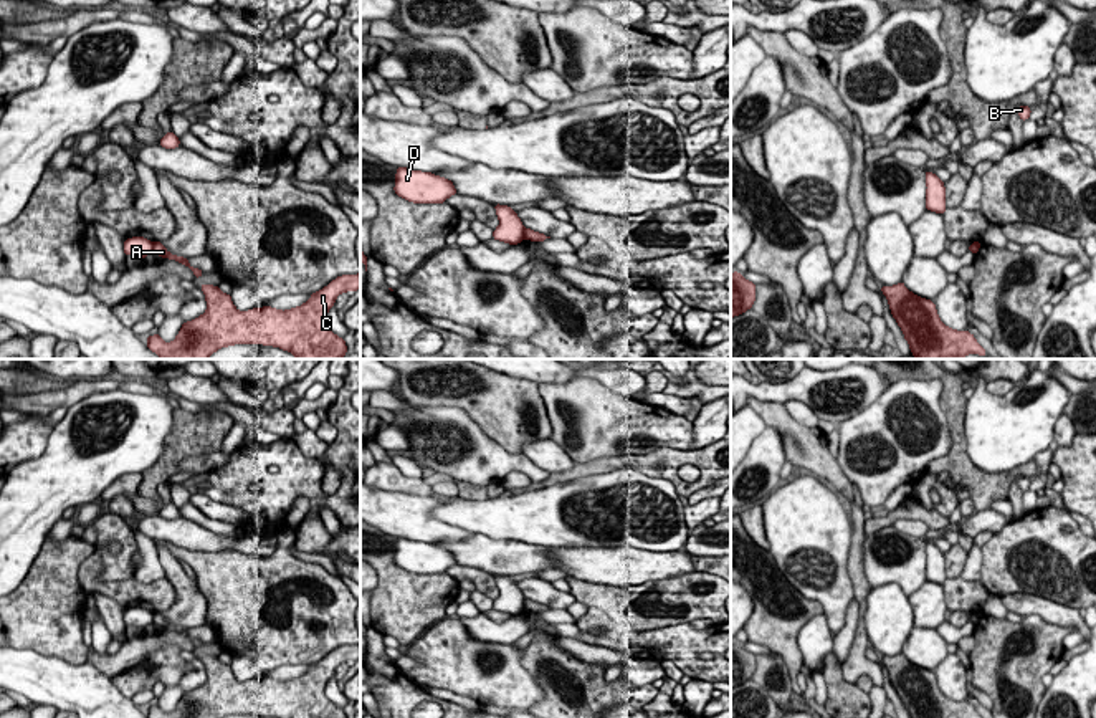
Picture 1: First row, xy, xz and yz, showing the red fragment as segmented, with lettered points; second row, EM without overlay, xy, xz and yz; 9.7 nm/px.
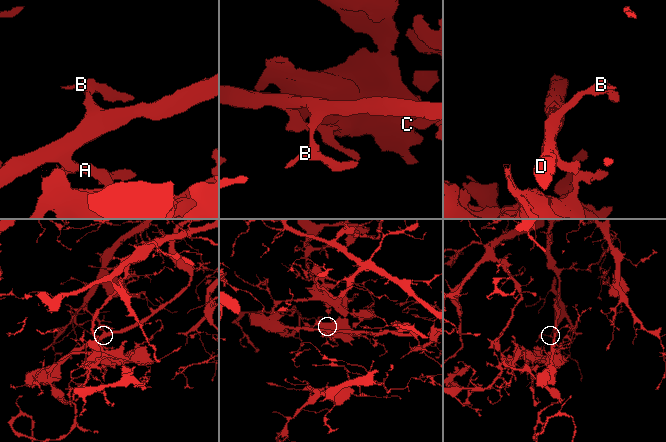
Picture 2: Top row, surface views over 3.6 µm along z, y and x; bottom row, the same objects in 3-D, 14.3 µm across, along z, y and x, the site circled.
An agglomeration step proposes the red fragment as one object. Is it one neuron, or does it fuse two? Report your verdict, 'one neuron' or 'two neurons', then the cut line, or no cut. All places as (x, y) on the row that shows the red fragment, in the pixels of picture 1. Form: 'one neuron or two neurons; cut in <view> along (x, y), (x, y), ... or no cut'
two neurons; cut in xz along (523, 229), (524, 237)

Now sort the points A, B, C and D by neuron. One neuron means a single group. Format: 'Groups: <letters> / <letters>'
Groups: A C / B D

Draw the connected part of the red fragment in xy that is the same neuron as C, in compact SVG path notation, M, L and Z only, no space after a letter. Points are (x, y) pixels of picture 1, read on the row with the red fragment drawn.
M360 273L342 275L311 298L286 311L263 306L238 311L230 294L218 286L202 285L207 311L182 324L172 342L159 334L147 337L147 347L160 359L208 359L215 351L235 344L274 346L296 359L342 359L345 341L326 326L326 314L336 298L360 288Z

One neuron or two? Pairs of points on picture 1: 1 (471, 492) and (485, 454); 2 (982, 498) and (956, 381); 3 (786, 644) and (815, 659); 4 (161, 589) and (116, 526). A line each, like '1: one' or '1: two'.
1: two
2: one
3: two
4: two

